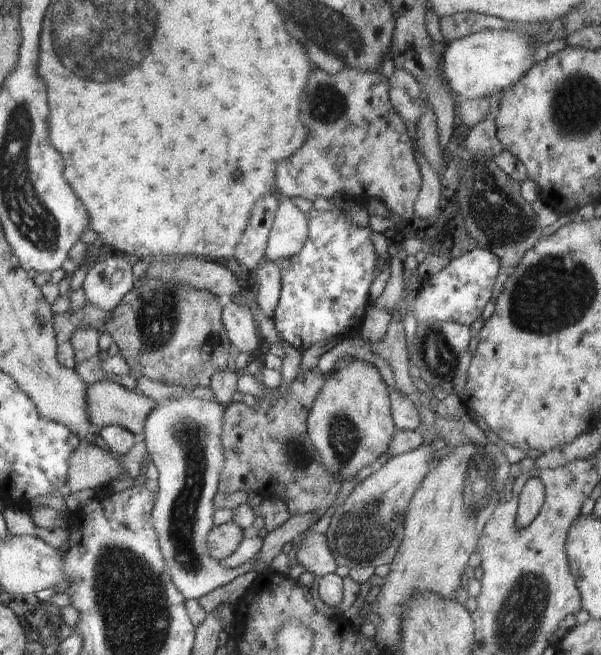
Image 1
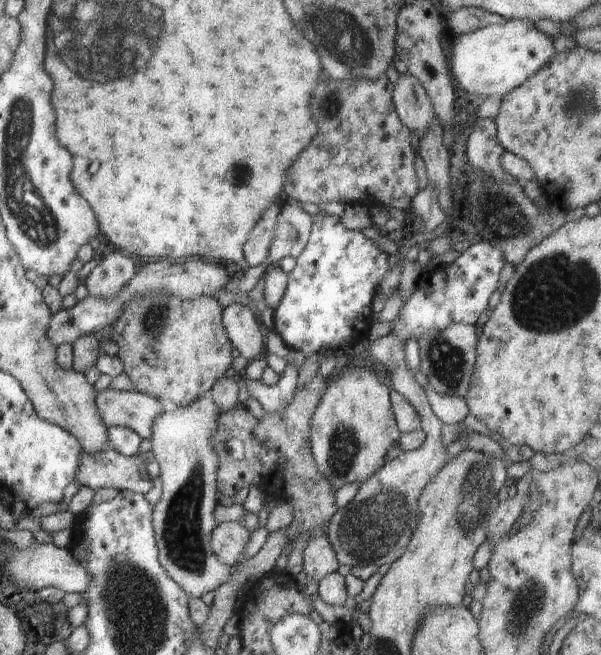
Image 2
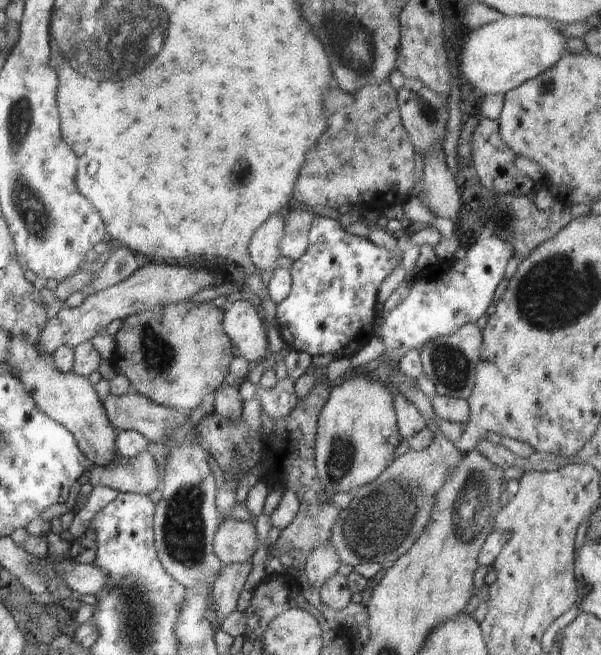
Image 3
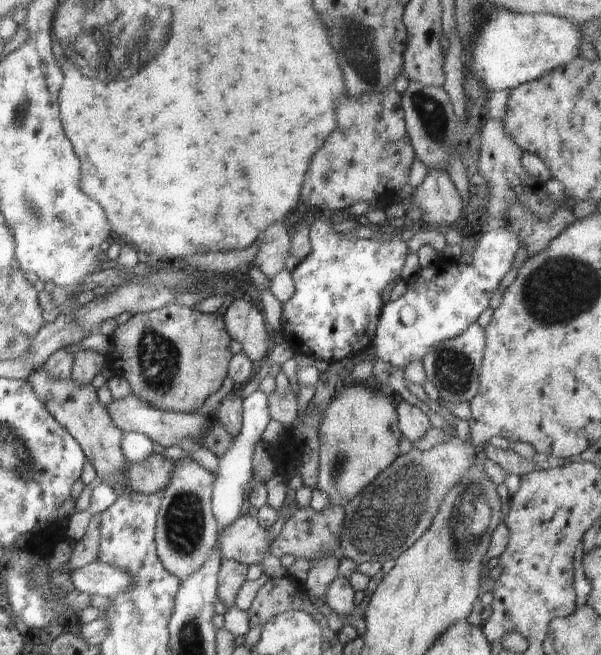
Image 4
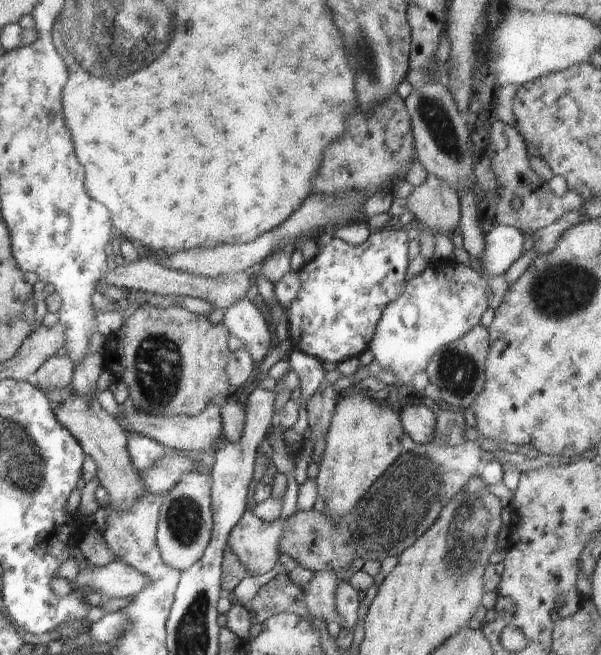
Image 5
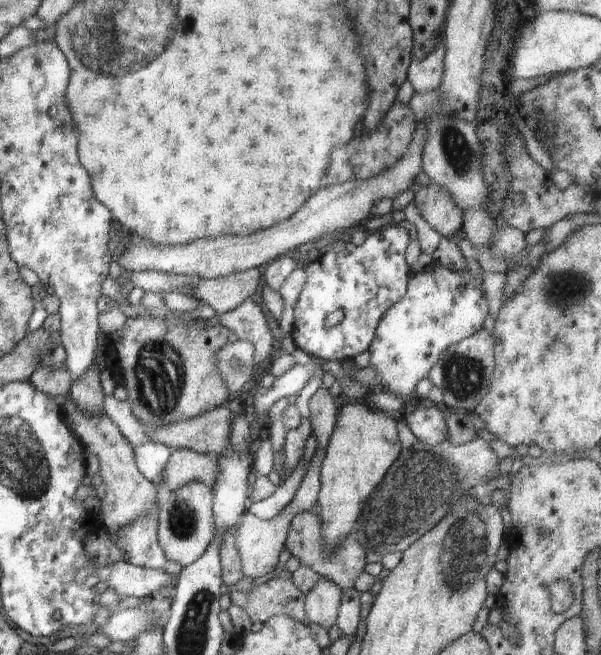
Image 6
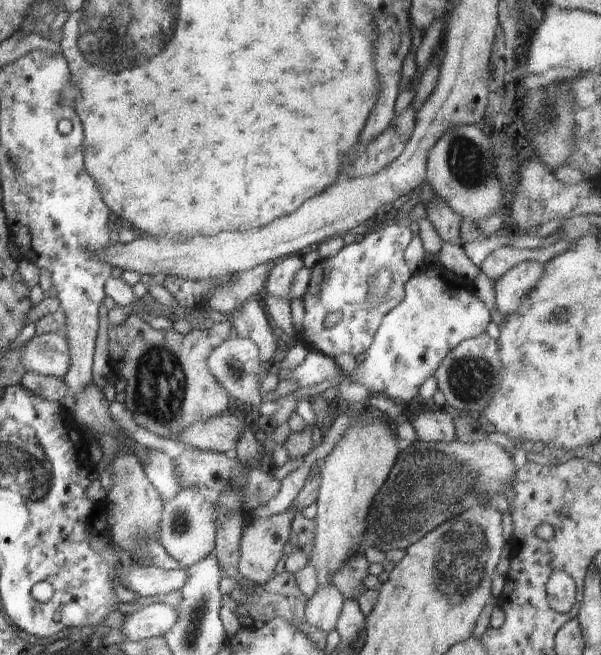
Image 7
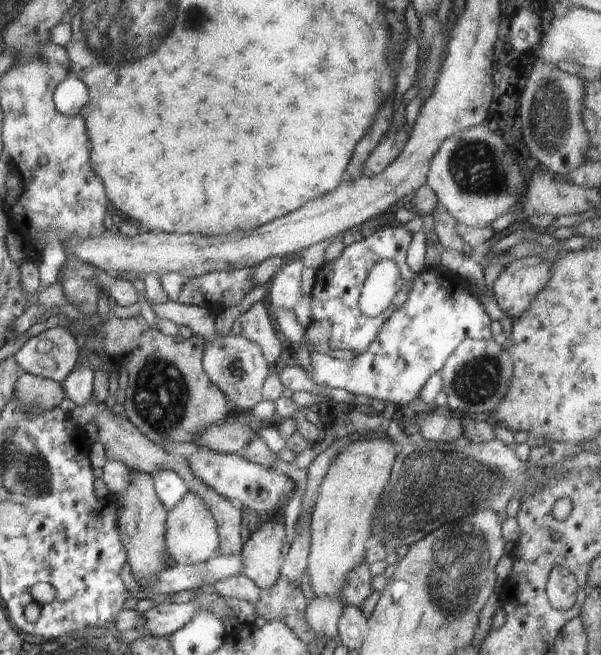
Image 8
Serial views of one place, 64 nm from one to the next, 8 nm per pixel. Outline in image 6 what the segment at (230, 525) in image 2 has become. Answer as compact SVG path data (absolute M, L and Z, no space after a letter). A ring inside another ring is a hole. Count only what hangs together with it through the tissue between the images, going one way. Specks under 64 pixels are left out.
M320 388L309 401L310 410L310 427L312 428L311 434L314 434L318 440L316 452L312 456L308 464L308 469L304 475L304 480L298 488L298 492L294 499L278 516L271 520L261 520L246 511L239 520L238 530L236 530L236 548L241 559L241 568L243 576L252 578L262 577L266 574L271 574L278 565L280 555L285 550L286 540L288 538L288 530L292 520L296 514L301 511L309 511L314 505L317 504L320 490L320 468L325 456L325 451L329 442L329 436L332 434L337 422L336 406L334 405L334 397L331 396L329 390Z

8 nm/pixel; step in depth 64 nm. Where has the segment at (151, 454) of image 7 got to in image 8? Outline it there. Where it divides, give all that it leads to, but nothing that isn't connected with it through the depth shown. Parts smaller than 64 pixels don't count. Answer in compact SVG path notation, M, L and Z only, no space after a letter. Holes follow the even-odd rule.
M158 470L150 475L158 500L167 512L176 508L176 504L188 494L189 488L174 470Z

